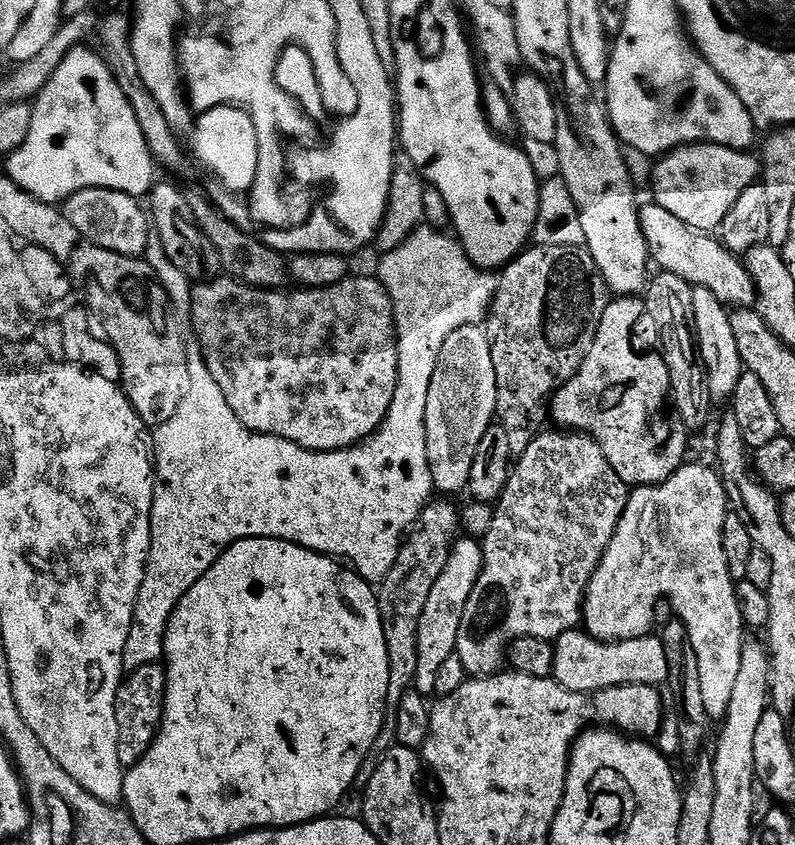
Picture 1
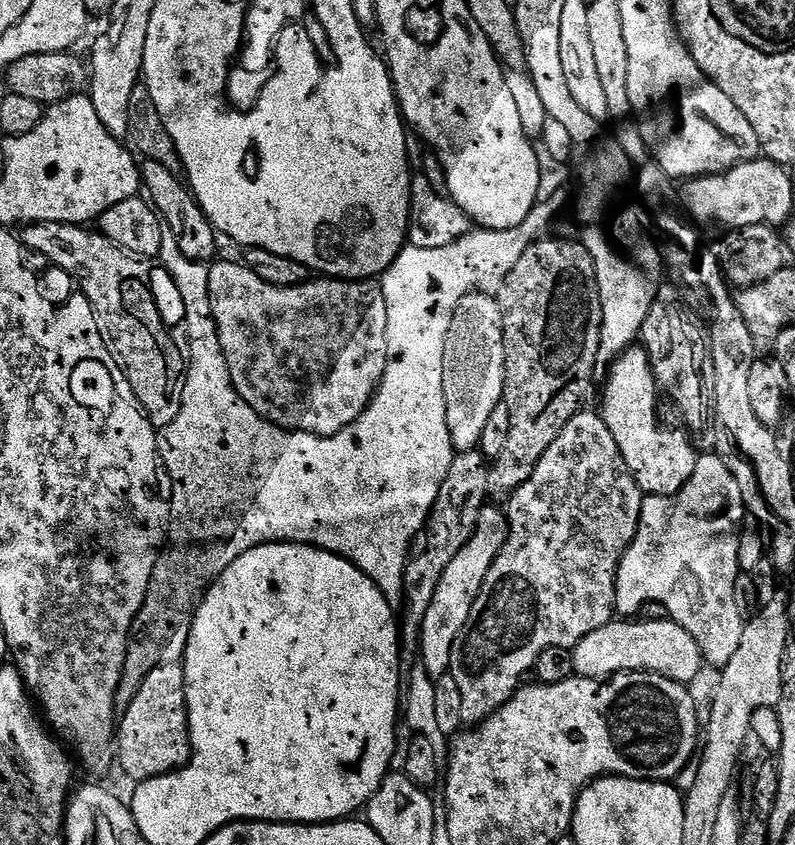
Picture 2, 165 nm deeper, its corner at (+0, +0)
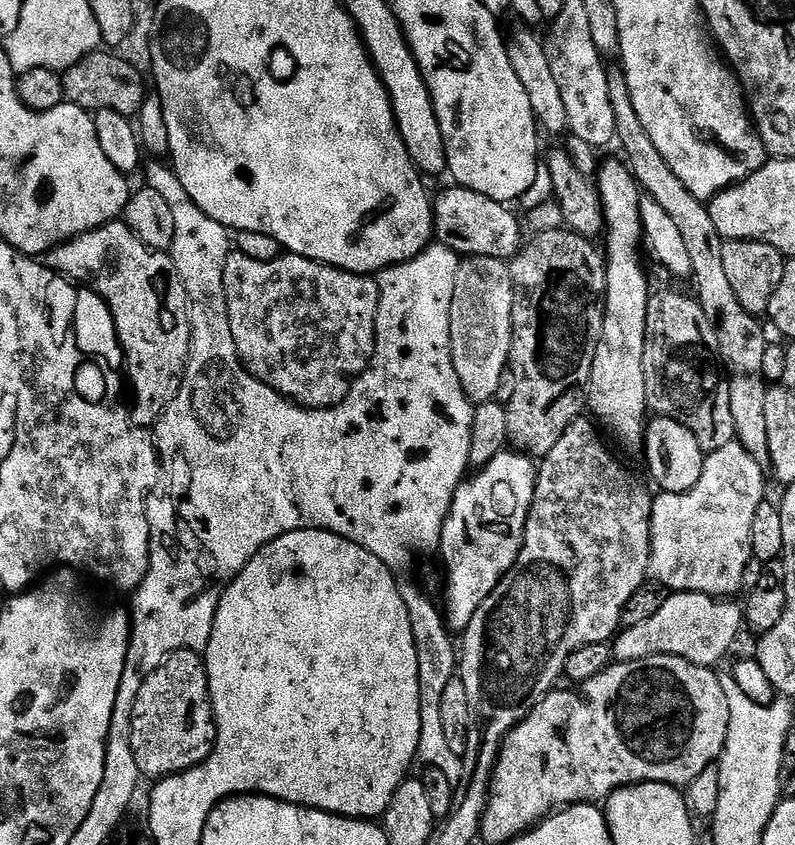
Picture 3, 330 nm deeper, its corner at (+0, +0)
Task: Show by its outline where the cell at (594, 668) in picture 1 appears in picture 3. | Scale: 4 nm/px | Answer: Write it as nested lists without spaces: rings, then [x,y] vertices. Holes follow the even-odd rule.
[[[672,592],[666,606],[654,614],[654,618],[641,622],[639,626],[630,626],[615,637],[614,656],[617,661],[645,660],[651,656],[677,656],[686,662],[694,662],[703,668],[712,668],[732,648],[732,643],[740,636],[740,627],[745,627],[744,609],[732,598],[717,598],[701,592]]]

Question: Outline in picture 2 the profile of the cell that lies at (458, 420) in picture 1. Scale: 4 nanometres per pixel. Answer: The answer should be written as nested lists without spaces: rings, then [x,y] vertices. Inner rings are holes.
[[[473,290],[462,297],[454,310],[454,318],[450,318],[450,330],[446,330],[446,354],[442,358],[442,394],[446,394],[446,422],[450,426],[453,449],[475,449],[482,438],[482,430],[486,430],[486,421],[490,418],[494,406],[504,400],[504,352],[503,352],[503,310],[495,295],[484,290]]]

